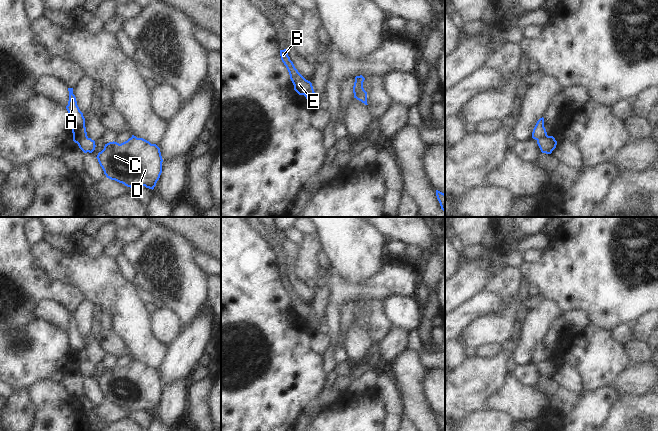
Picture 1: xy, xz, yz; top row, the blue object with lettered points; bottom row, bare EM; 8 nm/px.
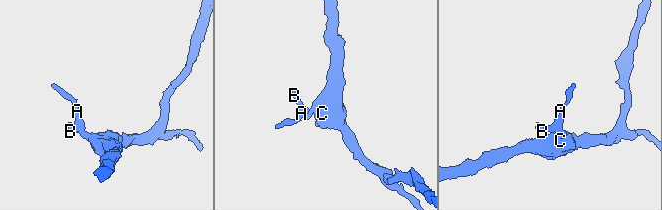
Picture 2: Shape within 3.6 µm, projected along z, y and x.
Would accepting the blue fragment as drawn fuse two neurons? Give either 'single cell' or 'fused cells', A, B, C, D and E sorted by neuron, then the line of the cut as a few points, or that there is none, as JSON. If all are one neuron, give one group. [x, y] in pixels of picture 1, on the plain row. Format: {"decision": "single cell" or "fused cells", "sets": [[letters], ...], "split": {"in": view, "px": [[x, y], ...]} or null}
{"decision": "fused cells", "sets": [["A", "B", "E"], ["C", "D"]], "split": {"in": "xy", "px": [[87, 360], [77, 367]]}}

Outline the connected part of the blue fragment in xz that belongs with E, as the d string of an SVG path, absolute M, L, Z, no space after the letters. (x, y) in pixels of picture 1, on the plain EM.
M286 273L280 274L280 280L281 284L286 290L290 303L294 309L294 314L299 318L299 319L305 319L307 318L312 310L312 307L308 304L306 304L295 292L293 286L290 284L290 281L288 280L288 276Z

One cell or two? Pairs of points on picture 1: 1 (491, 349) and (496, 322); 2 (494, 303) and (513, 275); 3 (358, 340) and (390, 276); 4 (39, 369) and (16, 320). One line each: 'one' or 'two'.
1: two
2: two
3: two
4: two

